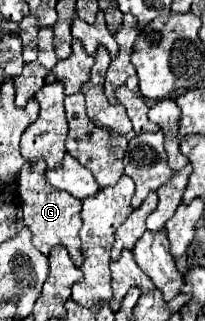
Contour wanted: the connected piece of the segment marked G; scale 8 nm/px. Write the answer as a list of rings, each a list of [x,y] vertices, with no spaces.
[[[36,159],[36,161],[26,161],[18,179],[18,197],[22,205],[22,215],[24,215],[24,225],[32,231],[32,243],[38,247],[44,255],[50,255],[50,249],[54,245],[62,245],[68,249],[70,259],[74,261],[76,267],[82,267],[84,257],[80,251],[80,239],[78,239],[78,229],[82,225],[82,201],[72,197],[66,191],[60,191],[56,187],[50,187],[46,183],[46,161]]]

